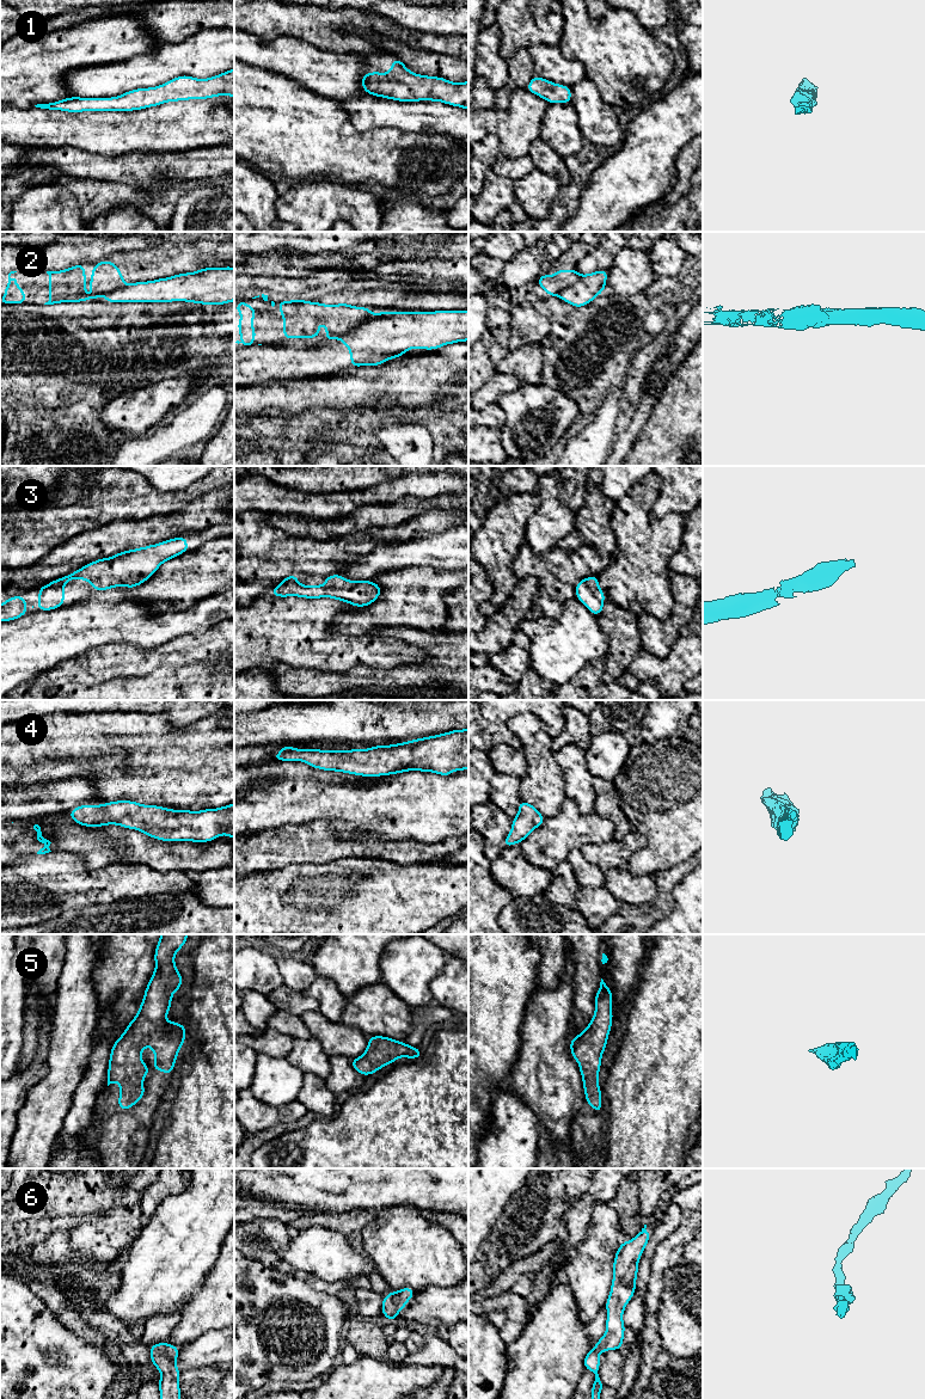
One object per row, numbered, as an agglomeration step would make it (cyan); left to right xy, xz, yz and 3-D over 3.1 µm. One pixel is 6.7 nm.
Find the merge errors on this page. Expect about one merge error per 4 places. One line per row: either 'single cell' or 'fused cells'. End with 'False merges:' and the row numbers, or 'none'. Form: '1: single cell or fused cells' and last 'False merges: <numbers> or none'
1: single cell
2: fused cells
3: single cell
4: single cell
5: single cell
6: single cell
False merges: 2

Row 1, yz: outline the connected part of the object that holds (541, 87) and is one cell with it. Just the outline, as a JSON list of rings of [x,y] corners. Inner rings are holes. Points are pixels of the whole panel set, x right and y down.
[[[537,75],[532,78],[526,90],[546,99],[549,104],[571,103],[571,87],[555,84]]]

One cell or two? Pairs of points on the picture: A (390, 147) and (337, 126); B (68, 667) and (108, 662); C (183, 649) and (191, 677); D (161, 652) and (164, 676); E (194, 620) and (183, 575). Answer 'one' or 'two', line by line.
A: one
B: one
C: two
D: two
E: two

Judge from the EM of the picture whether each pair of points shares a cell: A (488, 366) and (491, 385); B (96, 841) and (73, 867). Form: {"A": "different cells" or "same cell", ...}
{"A": "different cells", "B": "different cells"}

